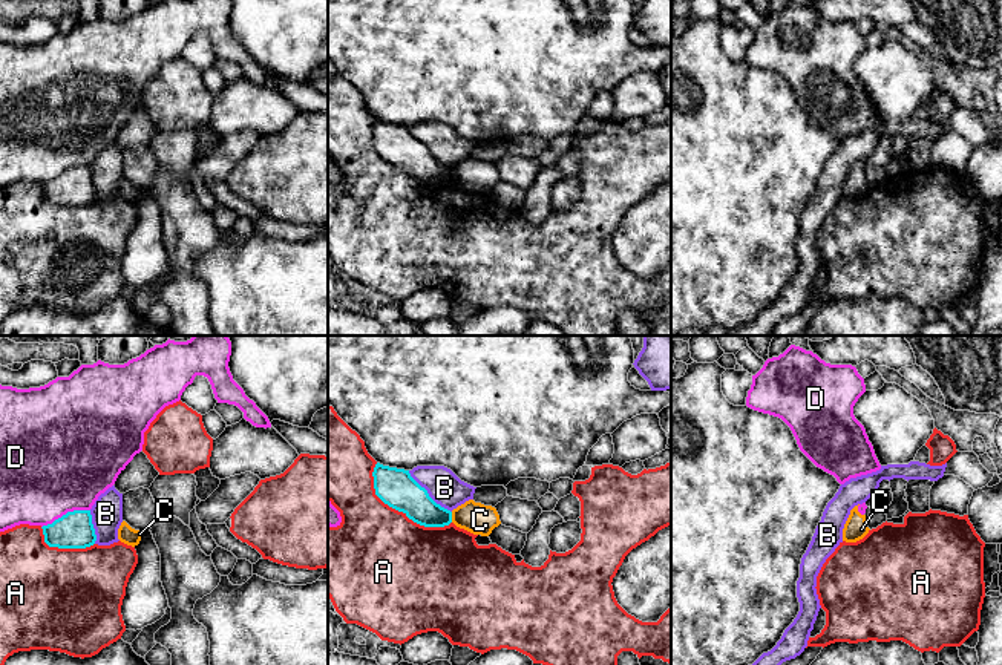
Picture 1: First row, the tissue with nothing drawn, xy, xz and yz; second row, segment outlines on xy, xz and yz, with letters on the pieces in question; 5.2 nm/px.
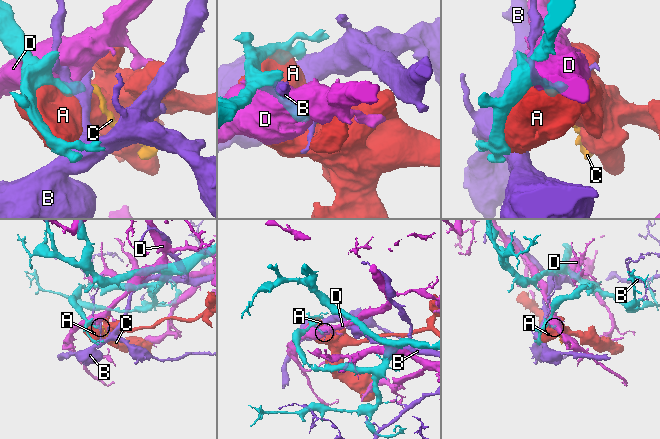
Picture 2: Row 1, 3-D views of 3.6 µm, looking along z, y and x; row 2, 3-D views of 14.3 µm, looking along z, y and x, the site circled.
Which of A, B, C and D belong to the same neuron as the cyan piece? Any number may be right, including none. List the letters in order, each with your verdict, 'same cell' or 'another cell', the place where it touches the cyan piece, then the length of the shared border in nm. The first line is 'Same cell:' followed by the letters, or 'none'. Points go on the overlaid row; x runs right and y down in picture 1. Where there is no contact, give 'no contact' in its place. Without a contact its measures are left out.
Same cell: none
A: another cell; meets cyan in xz at (399, 511); contact 500 nm long
B: another cell; meets cyan in xz at (428, 494); contact 320 nm long
C: another cell; meets cyan in xz at (451, 517); contact 60 nm long
D: another cell; meets cyan in xy at (66, 514); contact 280 nm long

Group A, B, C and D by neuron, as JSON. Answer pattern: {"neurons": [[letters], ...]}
{"neurons": [["A"], ["B"], ["C", "D"]]}

